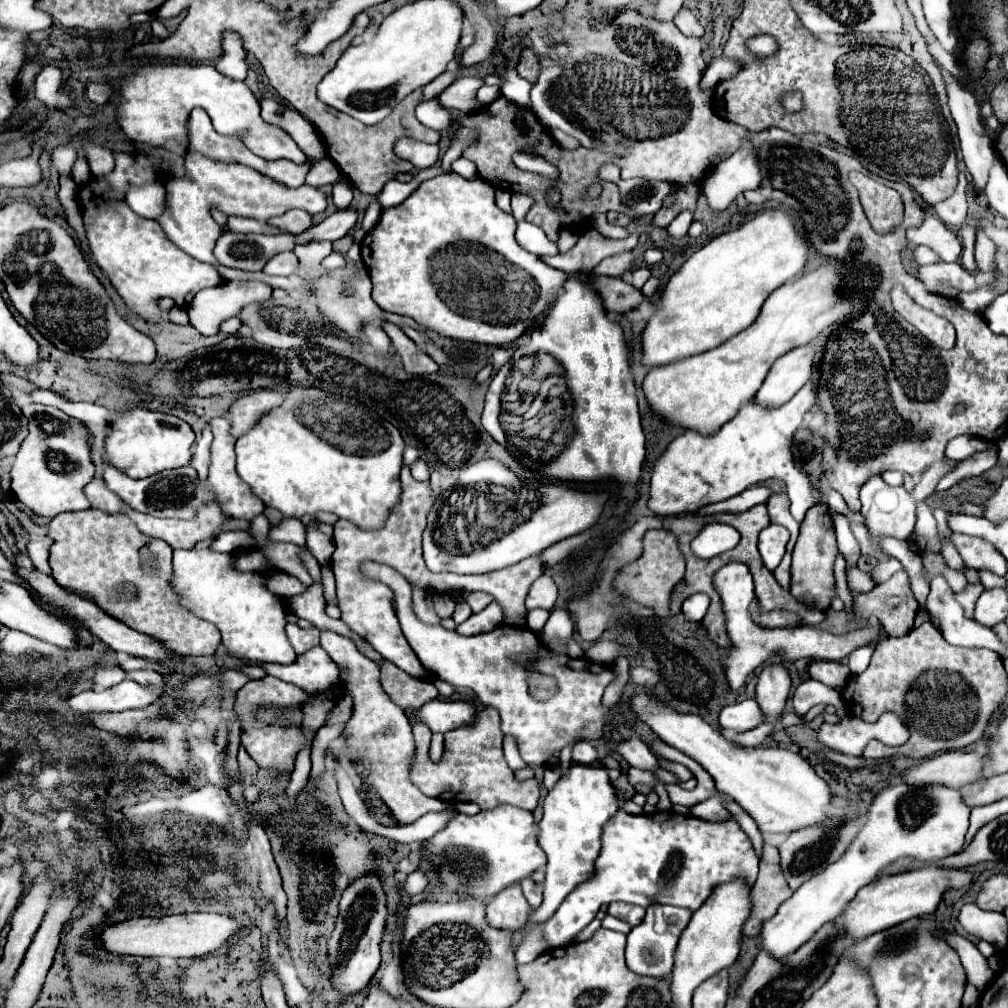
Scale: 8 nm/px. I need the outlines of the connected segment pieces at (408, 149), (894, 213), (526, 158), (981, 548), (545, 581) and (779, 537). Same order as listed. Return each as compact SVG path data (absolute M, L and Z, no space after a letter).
M409 137L399 139L394 146L395 154L409 160L418 171L433 166L439 158L439 146L415 141Z
M851 172L851 182L859 190L863 210L877 234L889 234L903 220L901 194L883 186L863 172Z
M515 154L513 156L513 162L515 166L519 166L521 170L529 170L529 172L539 172L539 174L545 174L549 178L557 178L557 168L551 166L549 162L545 162L541 156L535 156L535 154Z
M953 532L949 536L937 534L937 538L939 538L939 542L949 540L957 548L957 552L961 554L961 558L965 560L965 564L969 568L989 570L989 572L995 572L997 576L1005 576L1007 562L987 540L977 540L975 536L953 534Z
M543 574L531 584L531 590L525 600L525 608L527 608L527 612L531 612L535 608L551 610L555 606L555 600L557 600L557 586L549 576Z
M767 528L759 534L759 554L763 558L763 564L767 570L775 570L785 554L785 546L789 542L789 532L785 528Z

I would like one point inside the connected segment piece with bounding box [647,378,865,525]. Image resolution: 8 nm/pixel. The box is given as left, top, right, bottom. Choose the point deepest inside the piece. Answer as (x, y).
(694, 471)

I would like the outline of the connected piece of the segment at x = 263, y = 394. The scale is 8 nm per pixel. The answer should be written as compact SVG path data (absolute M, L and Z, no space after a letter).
M259 390L259 392L253 392L253 394L239 396L229 408L231 436L239 438L245 432L249 432L249 428L255 426L259 416L265 414L267 410L279 406L281 400L283 400L281 394L271 392L271 390Z

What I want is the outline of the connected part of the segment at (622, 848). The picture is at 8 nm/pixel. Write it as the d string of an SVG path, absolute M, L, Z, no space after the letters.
M619 810L609 820L609 824L605 824L603 848L595 862L595 868L597 868L595 876L591 880L587 880L585 884L579 884L575 888L575 892L569 894L569 898L565 898L565 902L557 908L557 912L545 922L543 940L551 948L567 946L571 942L571 938L577 932L581 932L595 918L601 904L607 904L613 900L639 904L643 908L647 908L653 902L659 902L659 904L689 908L695 912L709 898L713 888L719 884L741 878L749 886L753 886L753 882L757 878L757 862L759 862L759 858L755 854L755 848L753 848L749 836L741 830L741 826L735 820L705 822L705 820L699 820L693 816L675 814L673 810L633 816L633 814Z

